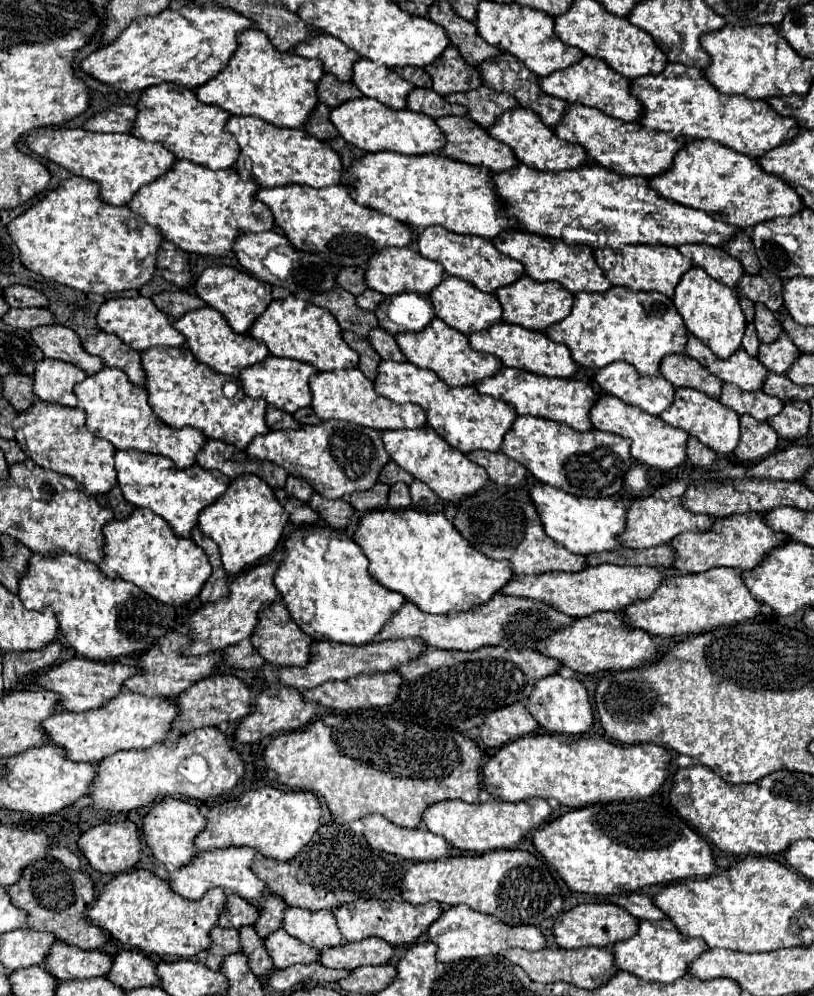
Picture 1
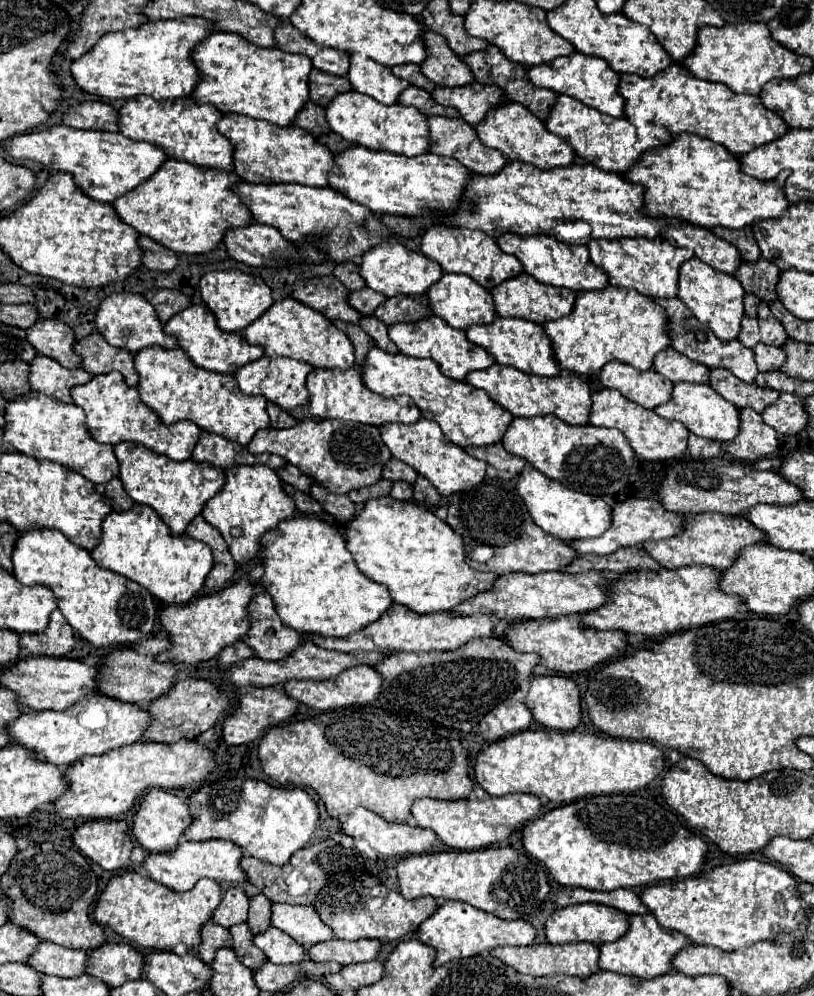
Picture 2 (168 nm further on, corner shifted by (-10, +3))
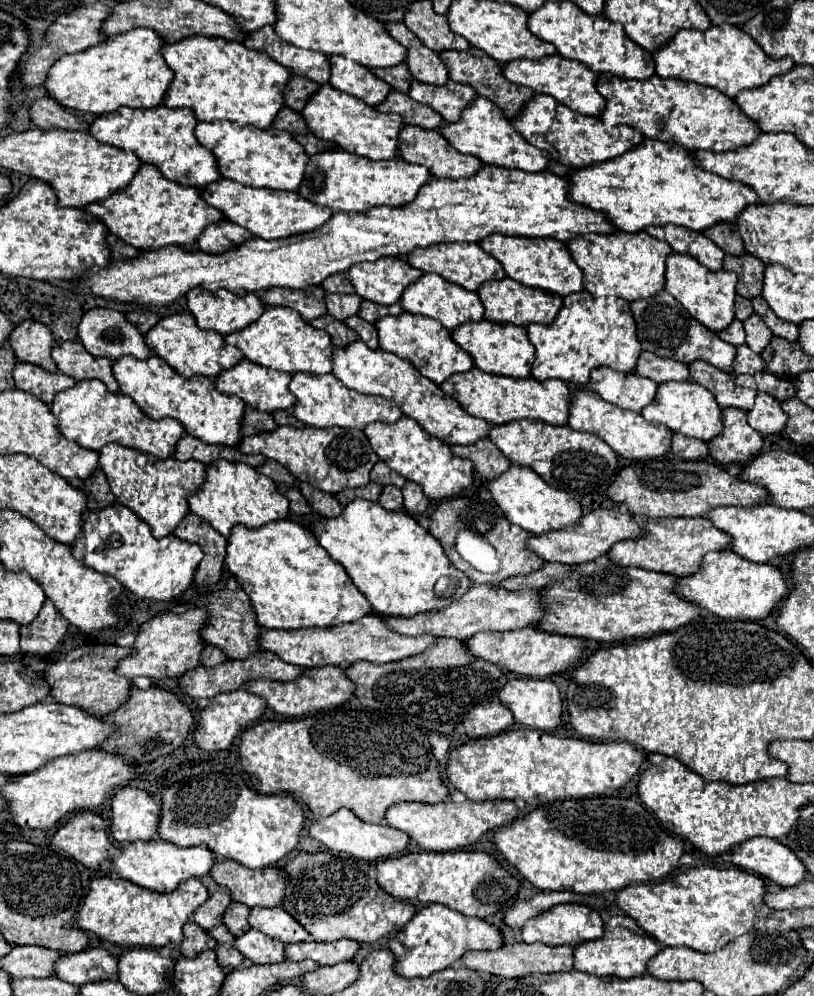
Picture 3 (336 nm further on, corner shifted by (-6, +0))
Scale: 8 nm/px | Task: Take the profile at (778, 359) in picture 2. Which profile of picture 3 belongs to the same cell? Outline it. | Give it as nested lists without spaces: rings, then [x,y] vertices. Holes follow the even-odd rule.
[[[740,345],[736,347],[736,359],[734,359],[734,373],[748,373],[754,375],[756,371],[764,369],[764,361],[760,355],[750,351],[750,347]]]

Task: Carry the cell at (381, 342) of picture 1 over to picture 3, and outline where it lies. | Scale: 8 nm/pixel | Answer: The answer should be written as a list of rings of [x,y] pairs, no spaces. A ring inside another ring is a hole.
[[[358,315],[346,319],[344,323],[346,323],[350,329],[354,329],[354,331],[358,333],[358,337],[360,337],[370,349],[378,349],[378,333],[376,333],[376,329],[374,329],[372,323],[366,323],[366,321],[360,319]]]

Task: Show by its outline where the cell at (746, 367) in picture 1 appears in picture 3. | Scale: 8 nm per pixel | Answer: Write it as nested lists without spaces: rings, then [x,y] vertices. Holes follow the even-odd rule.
[[[660,291],[658,295],[652,295],[650,299],[632,301],[630,311],[634,315],[634,321],[638,327],[638,339],[644,351],[650,351],[666,359],[676,359],[682,363],[704,359],[712,363],[714,367],[726,373],[732,373],[732,361],[736,357],[736,347],[730,347],[730,343],[724,343],[722,339],[718,339],[714,331],[700,325],[670,293]]]

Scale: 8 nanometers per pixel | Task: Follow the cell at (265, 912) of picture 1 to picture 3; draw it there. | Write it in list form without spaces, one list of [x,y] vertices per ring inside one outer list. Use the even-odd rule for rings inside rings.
[[[230,903],[230,907],[224,911],[224,925],[234,937],[240,937],[244,931],[250,929],[248,911],[250,909],[246,909],[242,903]]]

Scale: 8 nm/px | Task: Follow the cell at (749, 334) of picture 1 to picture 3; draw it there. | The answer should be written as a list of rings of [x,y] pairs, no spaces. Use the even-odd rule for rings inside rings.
[[[734,319],[732,323],[730,323],[730,327],[726,327],[726,329],[722,329],[720,333],[716,333],[722,341],[726,341],[726,343],[730,343],[730,345],[742,345],[744,341],[746,341],[746,333],[744,333],[744,327],[742,327],[742,321],[738,321],[738,319]]]

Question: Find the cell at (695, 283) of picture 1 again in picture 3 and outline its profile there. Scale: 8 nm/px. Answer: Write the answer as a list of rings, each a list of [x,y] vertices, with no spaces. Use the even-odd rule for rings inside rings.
[[[672,253],[666,259],[666,287],[664,289],[672,297],[676,297],[686,307],[686,311],[710,331],[722,331],[732,323],[736,281],[738,277],[732,271],[726,271],[726,269],[710,271],[690,255]]]

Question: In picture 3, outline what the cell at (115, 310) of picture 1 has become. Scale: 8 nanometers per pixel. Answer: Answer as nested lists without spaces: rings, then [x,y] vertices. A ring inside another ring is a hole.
[[[90,309],[84,313],[82,321],[78,323],[78,339],[86,347],[86,351],[94,357],[108,357],[108,359],[118,359],[122,355],[130,355],[136,359],[148,359],[152,353],[144,343],[144,337],[140,331],[126,321],[126,317],[114,309]]]

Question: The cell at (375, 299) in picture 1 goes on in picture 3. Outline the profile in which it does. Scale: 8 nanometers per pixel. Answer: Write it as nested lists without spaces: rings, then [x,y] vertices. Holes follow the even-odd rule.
[[[324,293],[324,301],[326,301],[328,315],[332,315],[334,319],[340,319],[340,321],[356,315],[358,307],[362,303],[362,299],[358,295],[332,295],[332,293]]]

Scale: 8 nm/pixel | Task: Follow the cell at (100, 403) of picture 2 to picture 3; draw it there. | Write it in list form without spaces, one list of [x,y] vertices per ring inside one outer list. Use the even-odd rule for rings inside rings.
[[[82,379],[72,389],[58,393],[50,411],[56,415],[58,429],[66,439],[76,441],[78,445],[92,451],[100,451],[100,447],[106,443],[120,443],[142,453],[152,453],[158,459],[166,459],[172,457],[176,441],[184,435],[184,427],[178,421],[154,421],[146,417],[130,397],[110,393],[98,379]]]

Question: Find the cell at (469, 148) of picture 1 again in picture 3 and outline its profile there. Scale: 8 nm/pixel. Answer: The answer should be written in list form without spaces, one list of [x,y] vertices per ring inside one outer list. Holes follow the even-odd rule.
[[[402,125],[402,131],[398,135],[398,145],[400,145],[400,157],[408,163],[418,163],[428,167],[428,171],[432,173],[432,177],[450,177],[450,179],[458,179],[458,177],[470,177],[474,175],[480,167],[482,161],[476,159],[474,155],[464,155],[460,151],[456,151],[454,147],[450,147],[450,143],[438,135],[436,129],[420,129],[420,127],[412,127],[412,125]]]

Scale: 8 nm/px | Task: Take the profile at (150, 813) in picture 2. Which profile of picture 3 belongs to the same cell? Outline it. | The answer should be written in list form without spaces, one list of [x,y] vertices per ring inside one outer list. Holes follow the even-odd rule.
[[[126,785],[110,801],[110,833],[122,845],[136,839],[152,839],[158,829],[158,819],[160,805],[138,787]]]

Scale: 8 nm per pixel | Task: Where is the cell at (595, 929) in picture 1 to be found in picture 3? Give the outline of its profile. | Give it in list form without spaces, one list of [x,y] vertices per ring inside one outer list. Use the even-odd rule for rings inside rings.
[[[566,903],[566,905],[558,905],[558,907],[550,907],[550,911],[544,911],[542,915],[526,921],[522,925],[522,939],[524,943],[544,943],[550,946],[569,945],[576,946],[590,939],[598,939],[604,931],[604,923],[598,915],[598,911],[594,911],[588,905],[580,905],[580,903]]]

